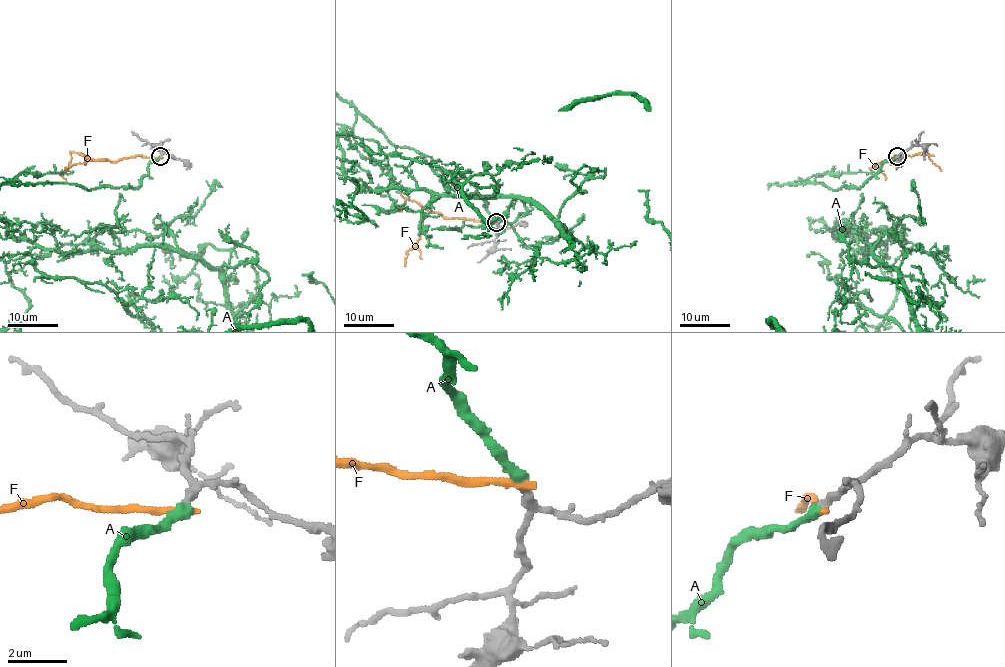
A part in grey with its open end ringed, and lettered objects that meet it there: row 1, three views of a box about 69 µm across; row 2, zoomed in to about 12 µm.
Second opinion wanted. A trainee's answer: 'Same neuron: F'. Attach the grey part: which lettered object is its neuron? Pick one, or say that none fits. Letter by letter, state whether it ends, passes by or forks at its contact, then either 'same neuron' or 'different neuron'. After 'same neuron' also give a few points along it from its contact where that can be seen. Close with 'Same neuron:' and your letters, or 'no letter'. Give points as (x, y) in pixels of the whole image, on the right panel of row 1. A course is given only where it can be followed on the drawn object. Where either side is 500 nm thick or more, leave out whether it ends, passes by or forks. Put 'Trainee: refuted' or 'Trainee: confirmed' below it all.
A: it ends; same neuron
F: it ends; different neuron
Same neuron: A
Trainee: refuted

